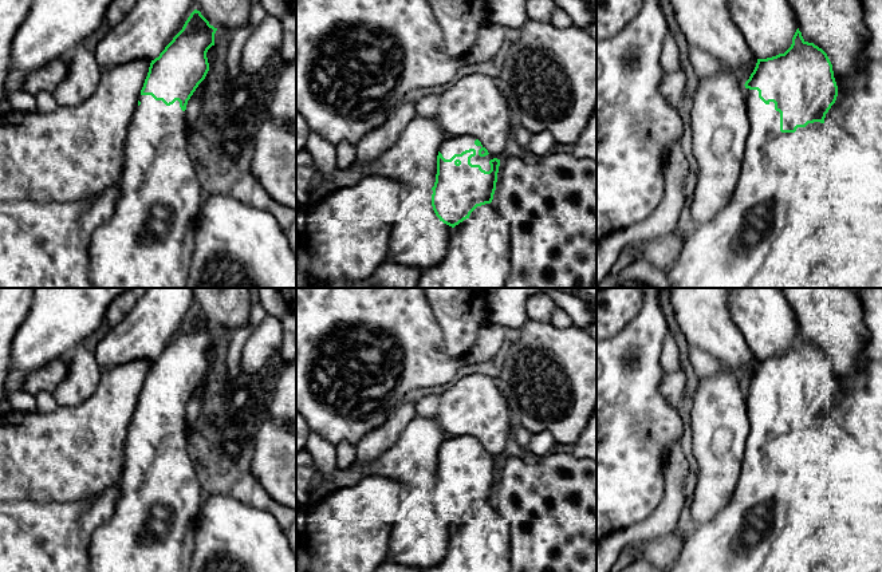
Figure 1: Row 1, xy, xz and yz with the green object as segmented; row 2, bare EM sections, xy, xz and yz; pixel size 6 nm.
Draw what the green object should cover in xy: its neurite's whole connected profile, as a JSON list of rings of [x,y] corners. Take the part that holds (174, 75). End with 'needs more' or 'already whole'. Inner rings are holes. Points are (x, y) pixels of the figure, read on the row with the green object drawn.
[[[194,9],[182,29],[150,63],[123,145],[123,166],[115,212],[106,224],[97,228],[91,237],[88,248],[91,288],[186,288],[194,253],[193,229],[204,198],[188,154],[185,110],[188,100],[209,71],[206,52],[214,46],[216,31],[217,28]]]; needs more

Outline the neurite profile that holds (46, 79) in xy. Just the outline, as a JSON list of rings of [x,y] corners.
[[[54,59],[44,67],[29,74],[24,82],[23,91],[36,96],[39,92],[52,94],[56,87],[63,82],[68,71],[70,59]]]

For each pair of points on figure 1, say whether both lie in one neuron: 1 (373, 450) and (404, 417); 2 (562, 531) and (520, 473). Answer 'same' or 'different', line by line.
1: same
2: same

